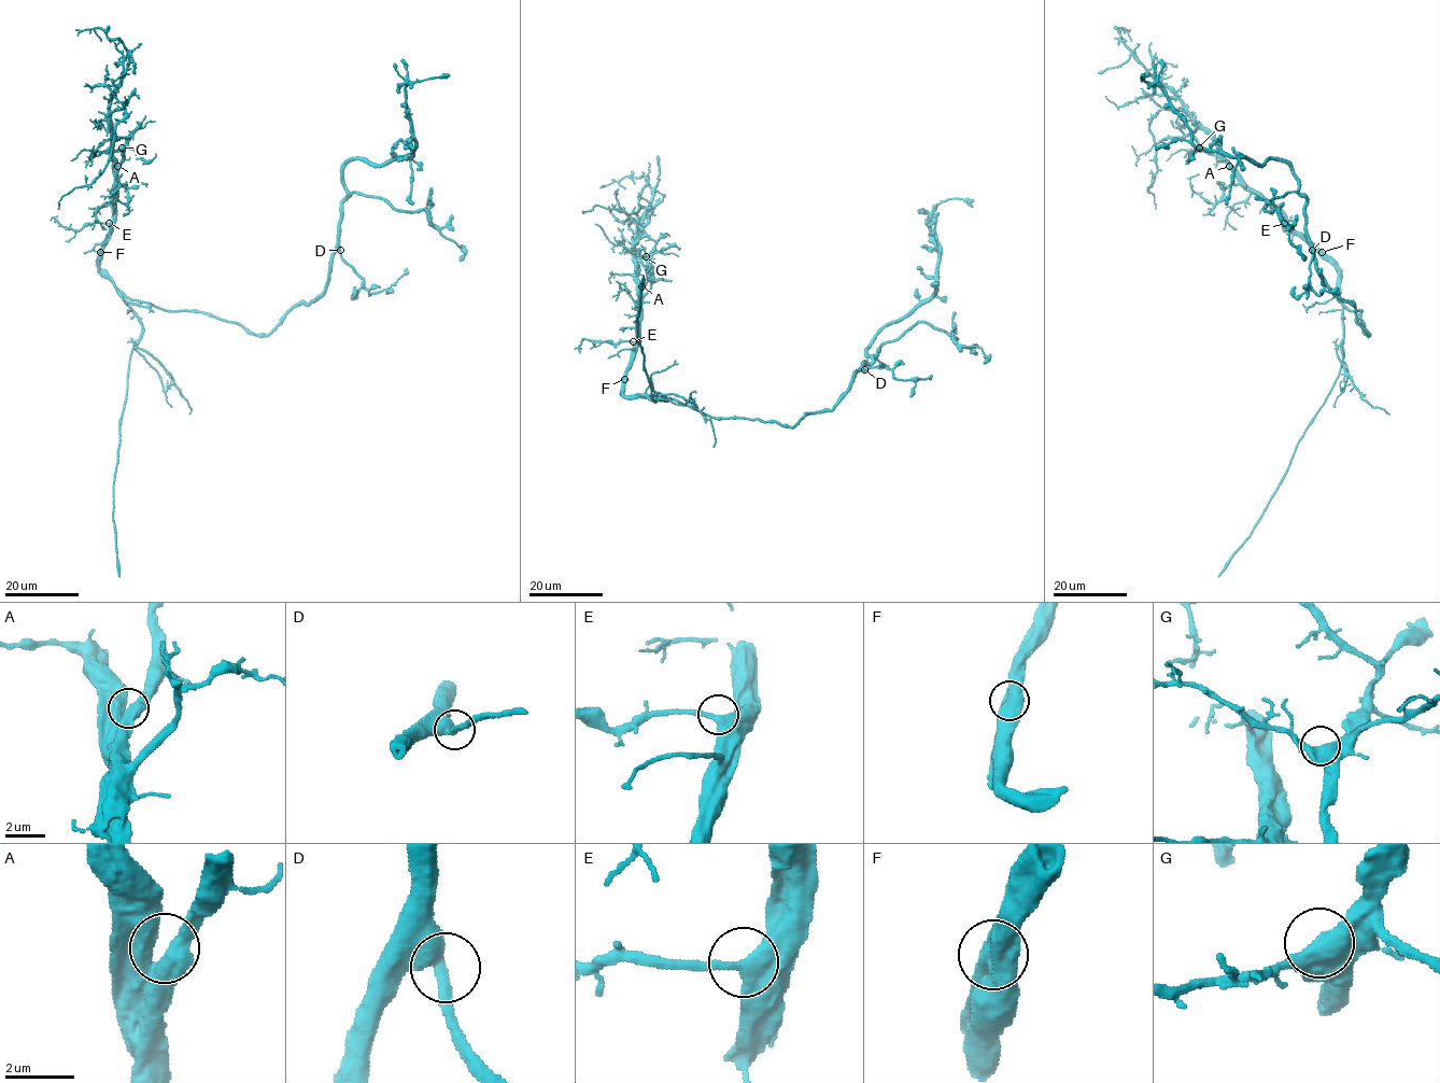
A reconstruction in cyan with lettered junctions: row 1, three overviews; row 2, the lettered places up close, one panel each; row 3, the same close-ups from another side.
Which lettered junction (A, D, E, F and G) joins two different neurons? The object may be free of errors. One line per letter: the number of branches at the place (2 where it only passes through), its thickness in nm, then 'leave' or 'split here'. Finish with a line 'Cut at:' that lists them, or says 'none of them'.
A: branches 2; calibre 550 nm; leave
D: branches 2; calibre 480 nm; leave
E: branches 2; calibre 460 nm; leave
F: branches 2; calibre 600 nm; leave
G: branches 2; calibre 550 nm; leave
Cut at: none of them

